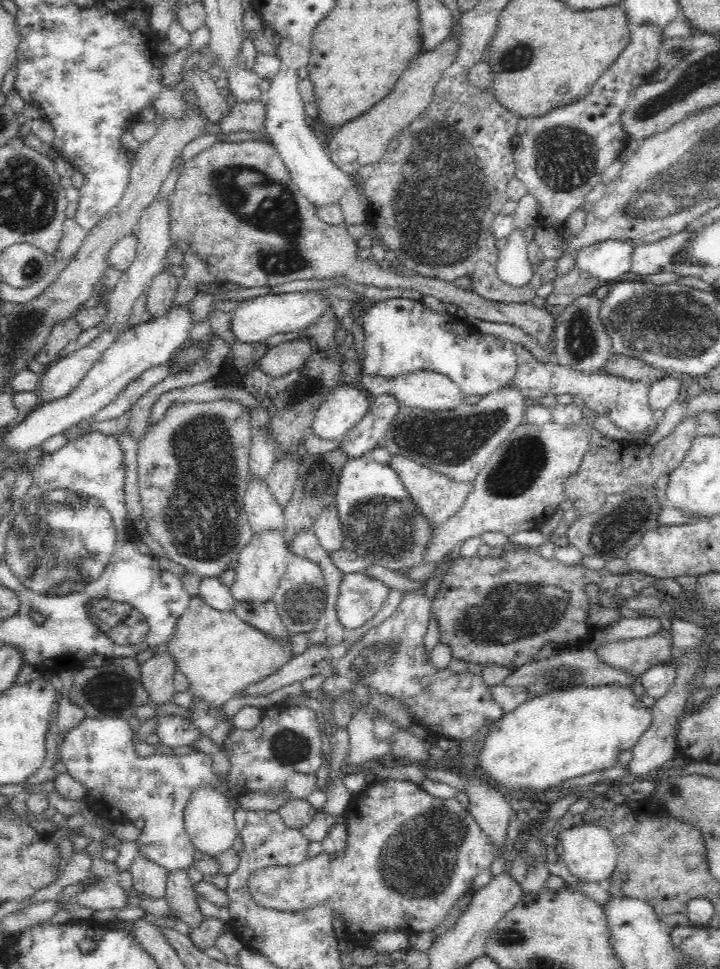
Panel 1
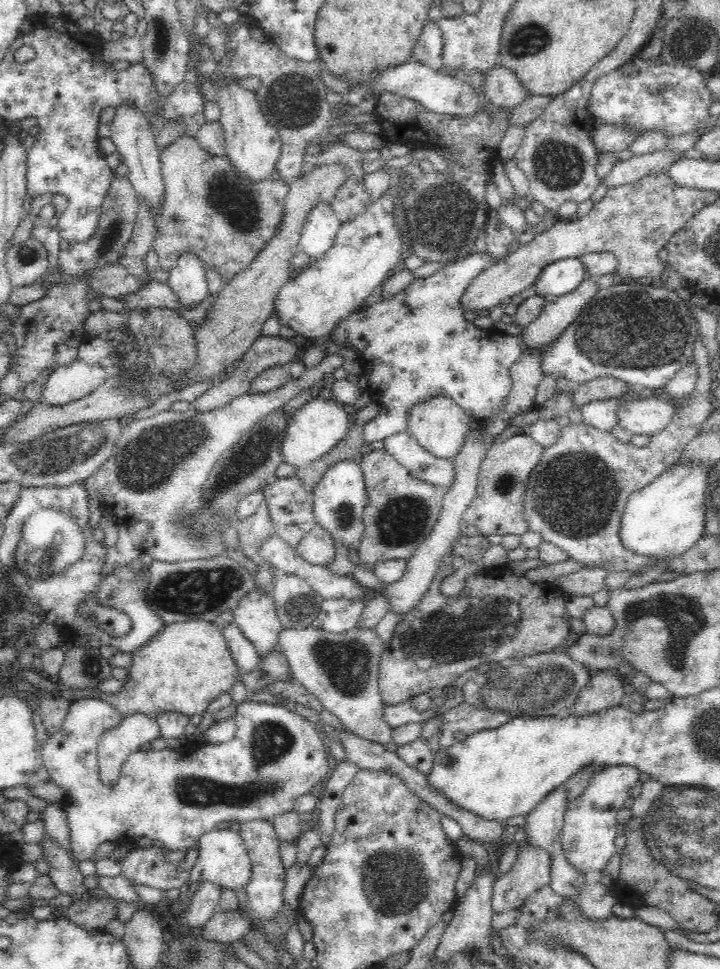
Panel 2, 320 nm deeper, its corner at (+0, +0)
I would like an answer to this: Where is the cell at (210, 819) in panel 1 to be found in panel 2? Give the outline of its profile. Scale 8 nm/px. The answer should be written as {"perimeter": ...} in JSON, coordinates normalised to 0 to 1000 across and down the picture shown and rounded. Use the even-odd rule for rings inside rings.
{"perimeter":[[[294,857],[275,869],[275,890],[264,898],[263,912],[290,909],[311,918],[340,917],[350,908],[350,888],[332,858]]]}

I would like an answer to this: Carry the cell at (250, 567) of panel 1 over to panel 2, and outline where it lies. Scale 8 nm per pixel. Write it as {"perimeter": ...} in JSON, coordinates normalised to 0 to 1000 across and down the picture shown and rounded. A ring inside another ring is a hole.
{"perimeter":[[[347,610],[326,627],[325,645],[358,674],[360,682],[379,674],[393,648],[385,638],[382,620],[367,610]]]}

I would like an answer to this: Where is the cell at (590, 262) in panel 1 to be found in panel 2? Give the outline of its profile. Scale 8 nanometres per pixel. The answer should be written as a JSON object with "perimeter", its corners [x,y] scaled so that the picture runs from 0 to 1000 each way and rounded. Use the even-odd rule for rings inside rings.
{"perimeter":[[[800,265],[767,268],[742,289],[743,304],[779,307],[806,294],[811,285],[815,285],[814,278]]]}

